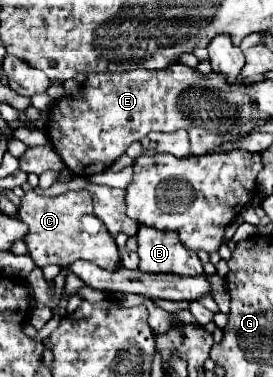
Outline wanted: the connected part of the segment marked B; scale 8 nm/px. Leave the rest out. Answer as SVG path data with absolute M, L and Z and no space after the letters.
M139 226L139 270L147 274L177 274L199 276L203 266L195 252L187 250L175 232L159 232L155 228Z

